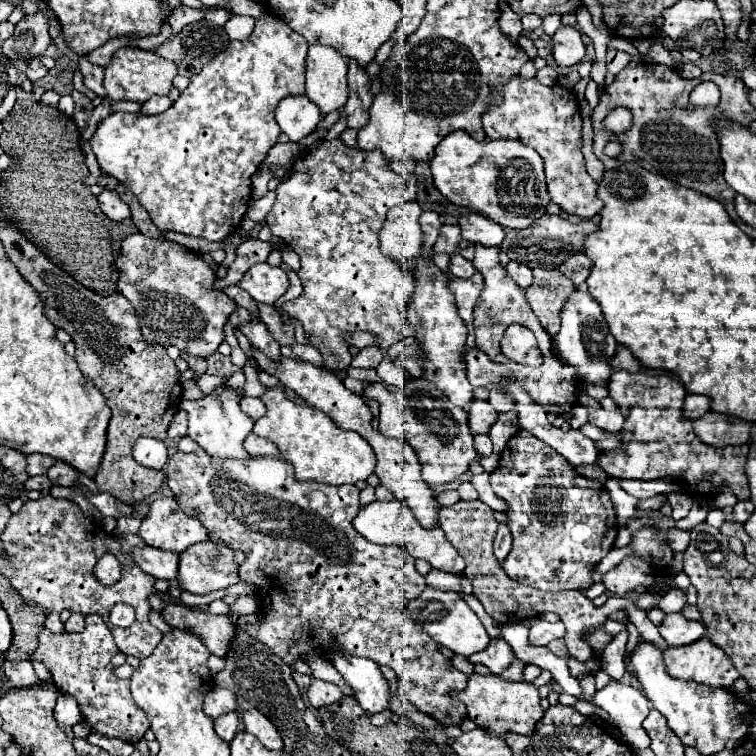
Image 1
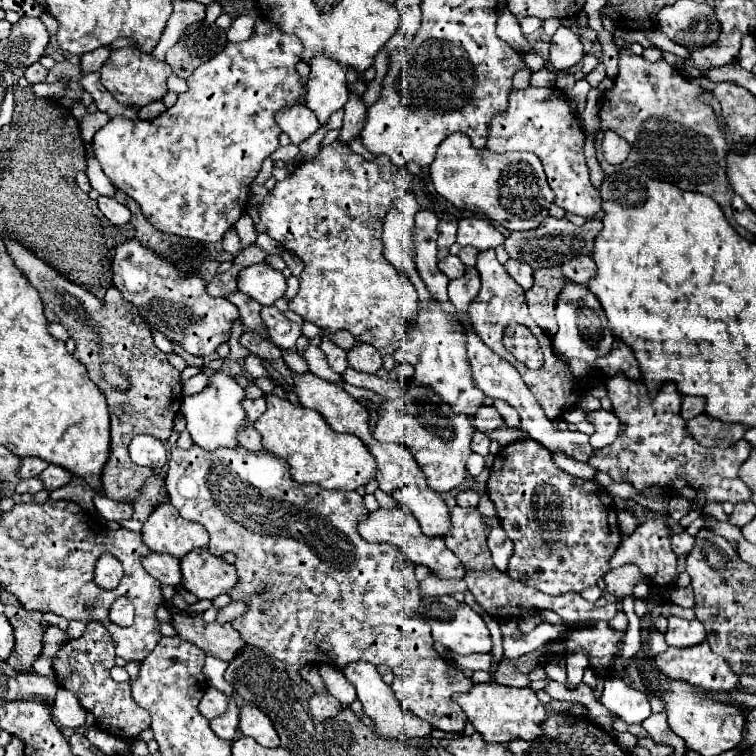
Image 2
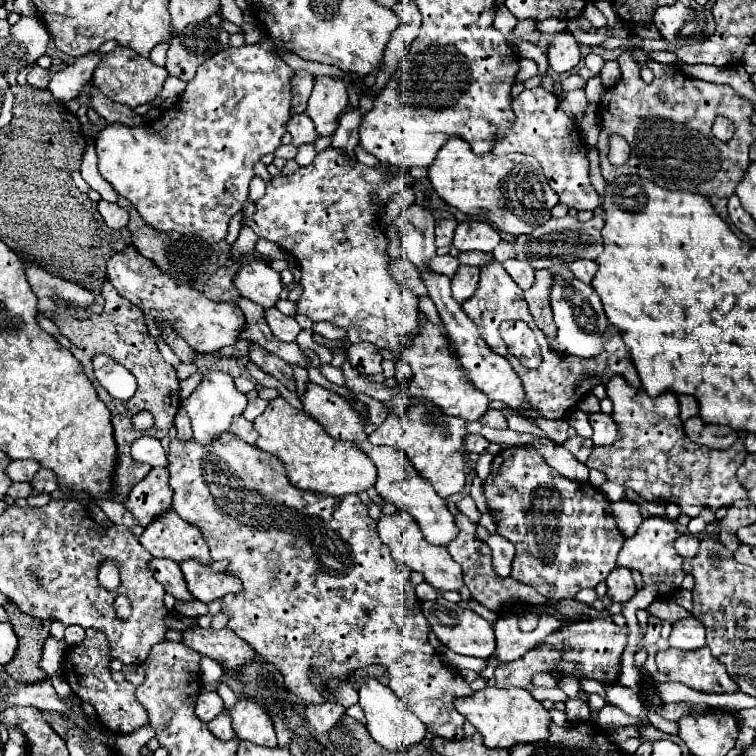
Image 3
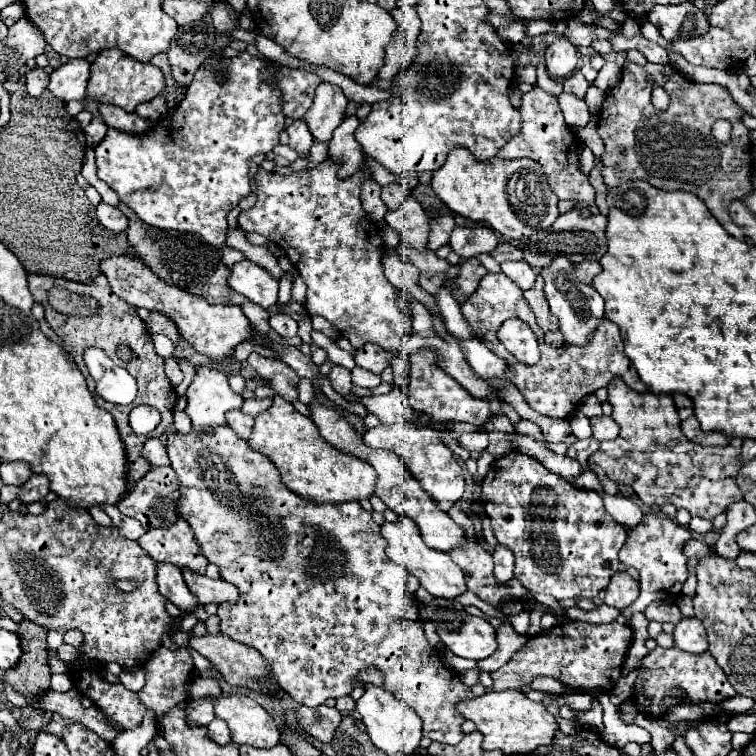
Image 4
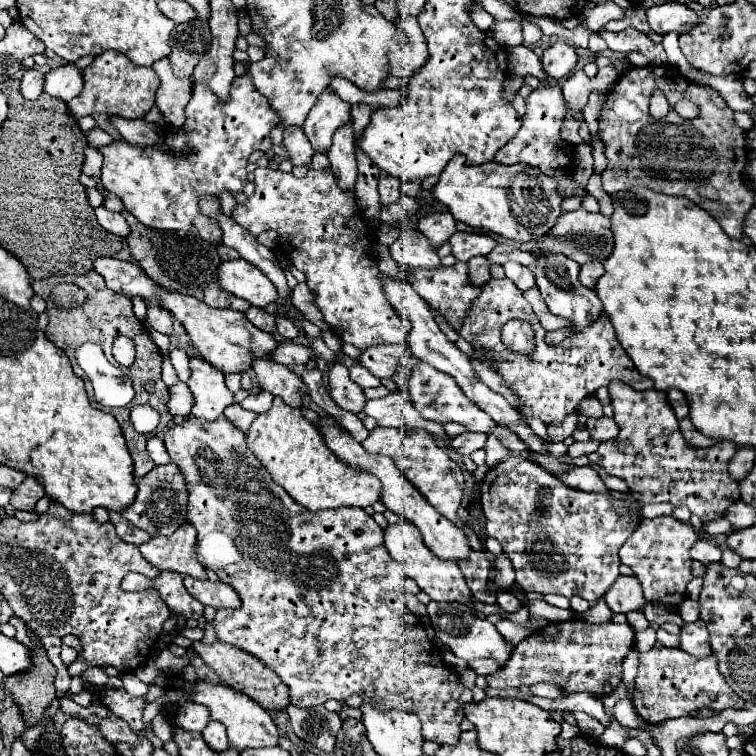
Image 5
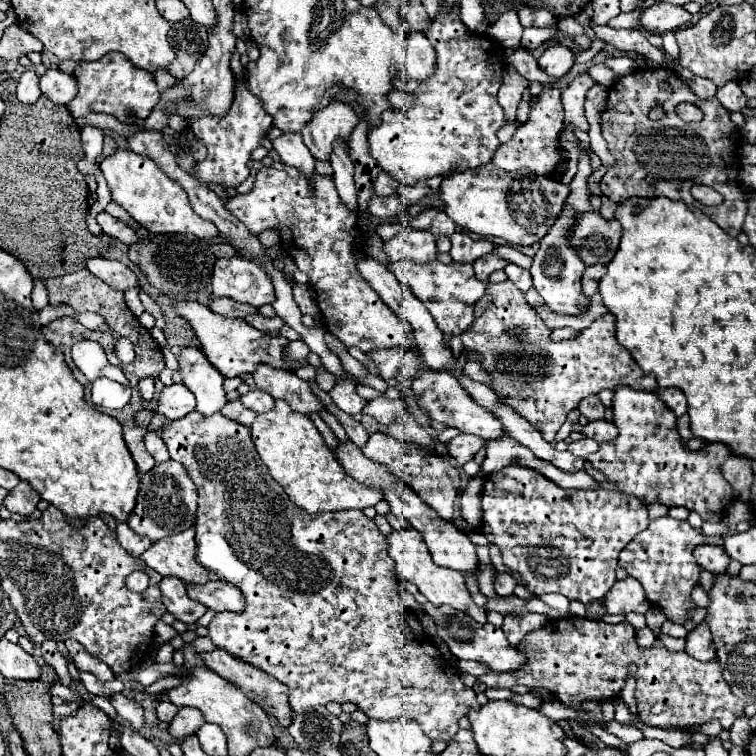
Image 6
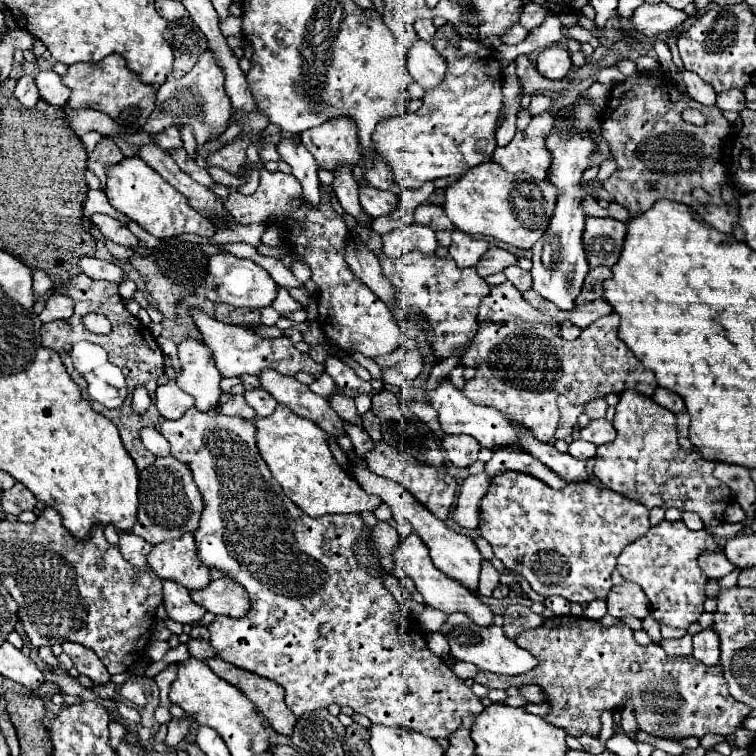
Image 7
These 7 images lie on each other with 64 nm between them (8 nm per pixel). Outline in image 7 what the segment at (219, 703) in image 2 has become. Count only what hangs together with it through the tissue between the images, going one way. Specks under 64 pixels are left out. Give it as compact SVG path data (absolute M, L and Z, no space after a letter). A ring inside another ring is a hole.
M182 718L182 720L170 720L168 724L168 734L164 738L164 746L168 748L176 748L184 736L188 734L188 728L190 728L190 718Z

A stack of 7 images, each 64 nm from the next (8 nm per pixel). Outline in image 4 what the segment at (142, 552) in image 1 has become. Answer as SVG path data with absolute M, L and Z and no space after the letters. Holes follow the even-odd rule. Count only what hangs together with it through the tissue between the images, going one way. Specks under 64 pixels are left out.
M158 564L156 584L158 584L158 592L186 614L192 614L200 604L192 596L192 592L188 592L188 586L184 584L182 578L182 570L172 564Z

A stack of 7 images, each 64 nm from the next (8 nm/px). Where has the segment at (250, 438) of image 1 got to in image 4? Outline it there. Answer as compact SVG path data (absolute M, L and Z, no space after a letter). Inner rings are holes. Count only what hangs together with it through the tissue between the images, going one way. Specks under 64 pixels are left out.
M232 410L232 412L228 412L226 422L228 422L228 426L230 426L240 438L244 438L244 440L250 438L250 432L252 432L252 426L254 426L254 418L252 418L252 416L244 414L242 410Z

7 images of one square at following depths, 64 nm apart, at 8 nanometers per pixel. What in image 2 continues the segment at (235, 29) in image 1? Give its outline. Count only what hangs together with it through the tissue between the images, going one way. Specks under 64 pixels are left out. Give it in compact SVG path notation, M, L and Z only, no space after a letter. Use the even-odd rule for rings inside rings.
M242 14L232 22L232 28L228 30L230 42L244 42L252 36L254 30L254 14Z

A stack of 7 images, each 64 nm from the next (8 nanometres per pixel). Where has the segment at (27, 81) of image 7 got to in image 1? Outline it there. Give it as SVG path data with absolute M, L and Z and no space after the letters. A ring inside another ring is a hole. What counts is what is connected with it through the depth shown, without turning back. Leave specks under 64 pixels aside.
M34 58L34 60L28 62L26 78L28 78L30 82L38 82L38 80L42 80L46 74L48 74L48 70L46 70L46 66L40 62L40 58Z

